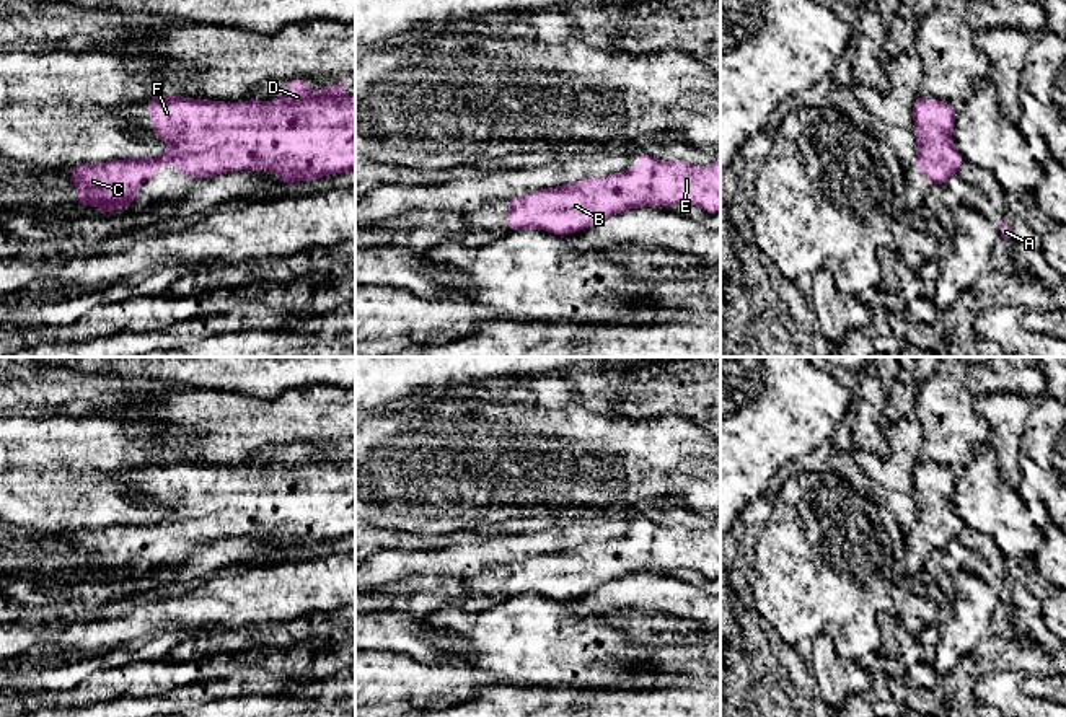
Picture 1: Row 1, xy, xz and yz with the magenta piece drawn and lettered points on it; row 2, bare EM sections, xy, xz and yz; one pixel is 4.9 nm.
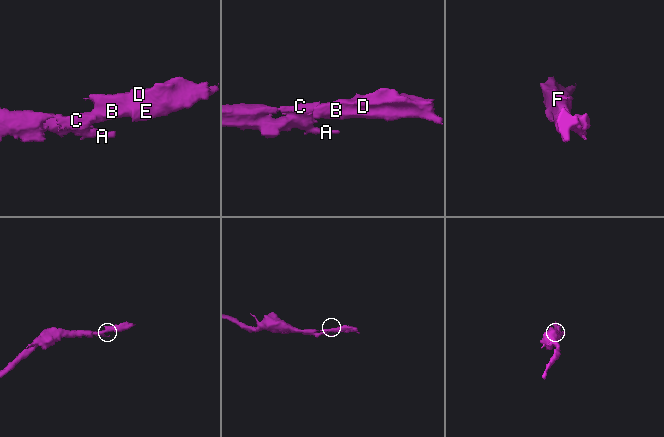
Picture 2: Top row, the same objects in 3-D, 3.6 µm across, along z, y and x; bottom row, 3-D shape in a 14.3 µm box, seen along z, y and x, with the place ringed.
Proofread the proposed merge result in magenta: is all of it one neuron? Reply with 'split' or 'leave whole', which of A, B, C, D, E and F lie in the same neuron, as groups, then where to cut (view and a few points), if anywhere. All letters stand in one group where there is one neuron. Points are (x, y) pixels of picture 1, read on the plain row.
leave whole; A B C D E F; no cut

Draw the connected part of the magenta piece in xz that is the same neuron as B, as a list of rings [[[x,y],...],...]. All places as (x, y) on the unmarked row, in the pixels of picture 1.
[[[639,517],[639,528],[601,543],[536,554],[507,567],[510,598],[533,593],[569,601],[628,574],[688,569],[720,577],[720,526],[706,531],[660,526]]]

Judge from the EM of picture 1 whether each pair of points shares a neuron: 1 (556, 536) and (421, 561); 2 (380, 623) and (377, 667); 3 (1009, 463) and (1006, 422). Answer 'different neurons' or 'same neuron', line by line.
1: same neuron
2: different neurons
3: same neuron

